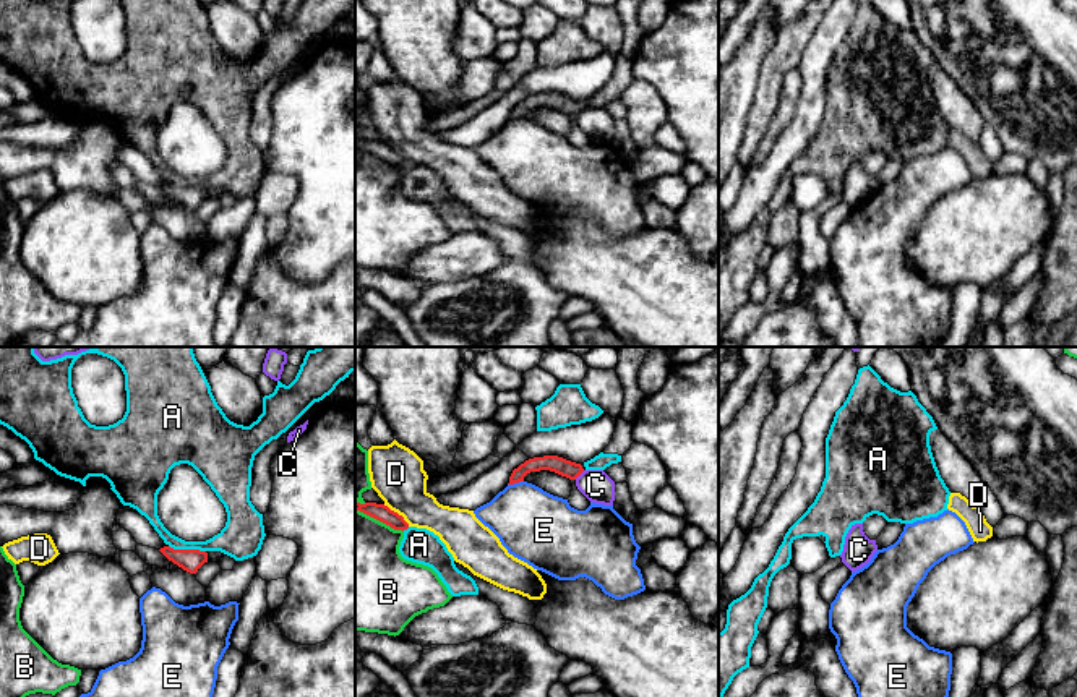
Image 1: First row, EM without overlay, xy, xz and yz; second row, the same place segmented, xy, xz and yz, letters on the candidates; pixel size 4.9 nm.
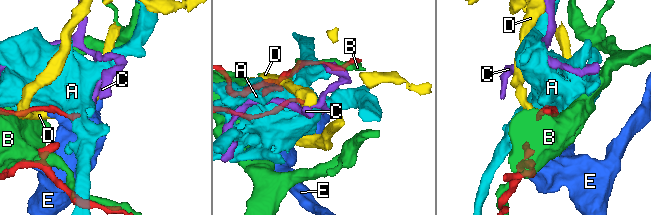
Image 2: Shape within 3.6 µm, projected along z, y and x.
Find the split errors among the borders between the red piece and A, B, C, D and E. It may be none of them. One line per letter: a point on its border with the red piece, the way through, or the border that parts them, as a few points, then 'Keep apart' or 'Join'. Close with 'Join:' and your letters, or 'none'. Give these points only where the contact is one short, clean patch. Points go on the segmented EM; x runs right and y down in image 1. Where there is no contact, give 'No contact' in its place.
A: Touches red at xy (187, 550). Keep apart
B: Touches red at xz (380, 521). Keep apart
C: Touches red at xz (579, 474). Boundary: xz (584, 470), (574, 478). Keep apart
D: Touches red at xz (396, 513). Boundary: xz (383, 504), (396, 511), (409, 525). Keep apart
E: Touches red at xz (514, 482). Keep apart
Join: none

